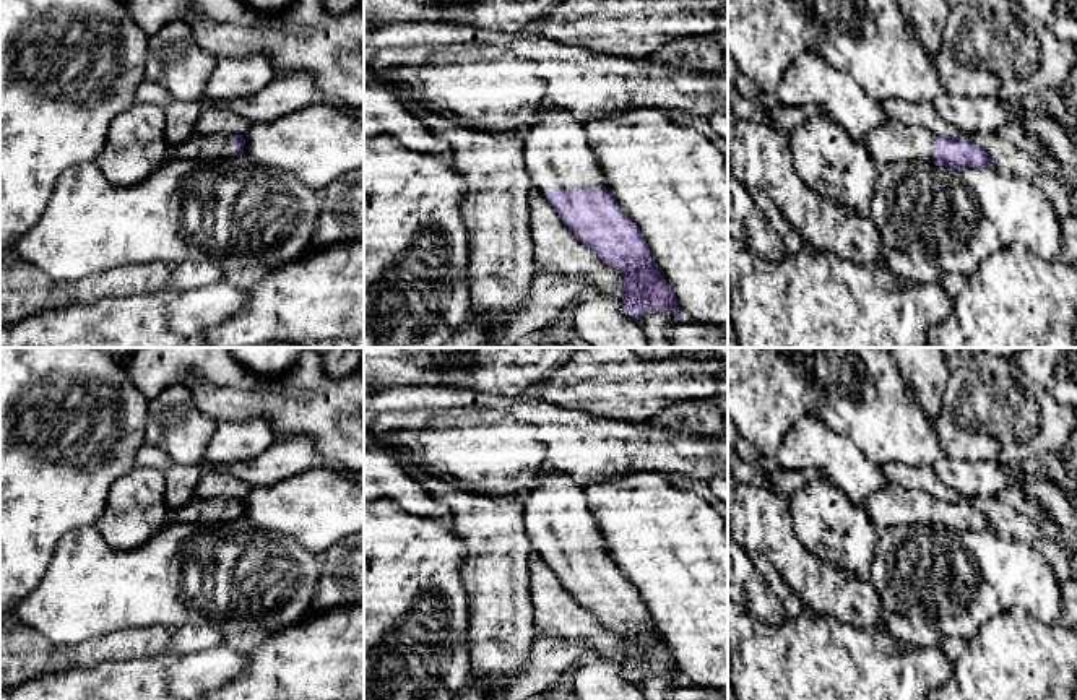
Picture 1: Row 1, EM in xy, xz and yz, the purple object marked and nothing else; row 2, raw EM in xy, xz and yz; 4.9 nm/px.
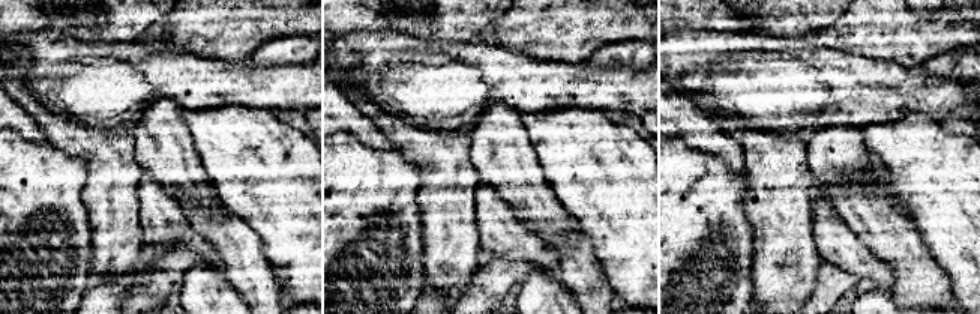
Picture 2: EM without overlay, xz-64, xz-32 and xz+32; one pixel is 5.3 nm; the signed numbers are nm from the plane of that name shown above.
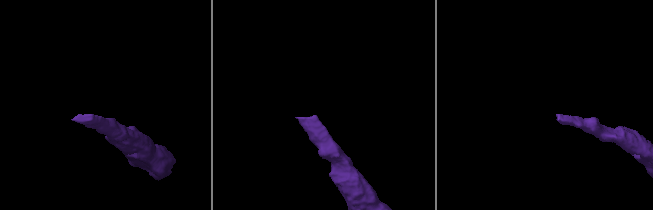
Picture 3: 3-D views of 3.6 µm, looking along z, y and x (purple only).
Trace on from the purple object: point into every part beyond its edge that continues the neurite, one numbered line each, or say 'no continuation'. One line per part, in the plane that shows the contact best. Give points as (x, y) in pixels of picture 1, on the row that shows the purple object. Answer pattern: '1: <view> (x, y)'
1: xz (556, 151)

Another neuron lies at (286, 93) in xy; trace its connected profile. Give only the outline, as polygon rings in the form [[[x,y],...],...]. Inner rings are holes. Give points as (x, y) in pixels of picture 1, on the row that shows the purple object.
[[[309,71],[276,73],[258,93],[226,102],[201,99],[203,107],[224,106],[252,123],[273,122],[291,112],[317,104],[322,94]]]

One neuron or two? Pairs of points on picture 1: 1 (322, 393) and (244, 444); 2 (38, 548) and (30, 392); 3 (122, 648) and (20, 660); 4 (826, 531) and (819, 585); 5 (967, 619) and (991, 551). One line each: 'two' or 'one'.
1: two
2: one
3: one
4: two
5: one

